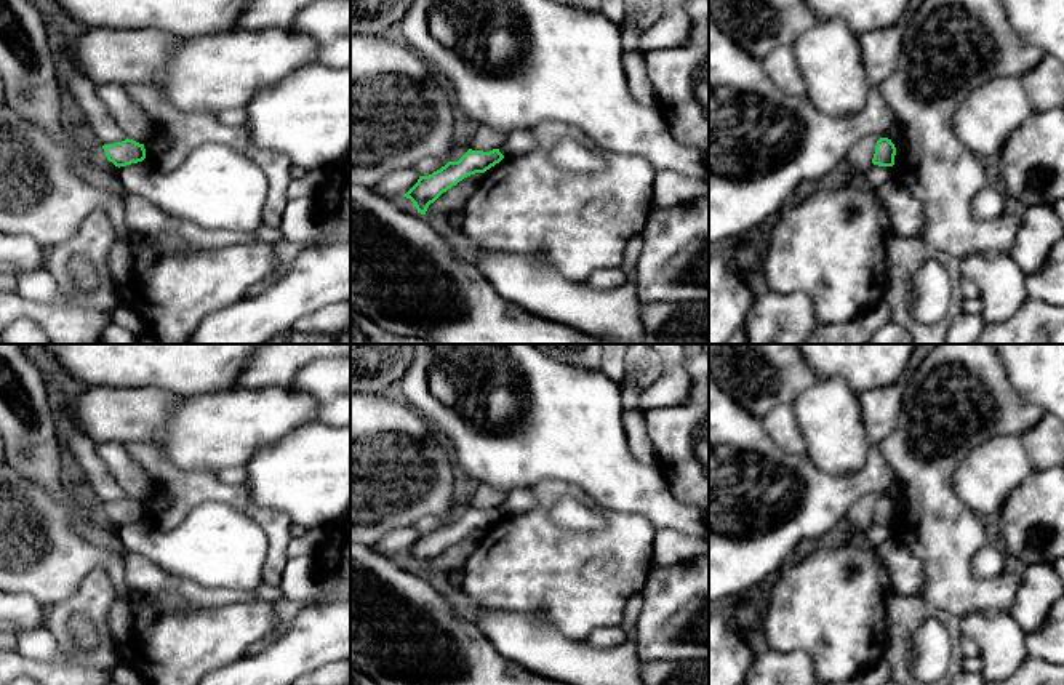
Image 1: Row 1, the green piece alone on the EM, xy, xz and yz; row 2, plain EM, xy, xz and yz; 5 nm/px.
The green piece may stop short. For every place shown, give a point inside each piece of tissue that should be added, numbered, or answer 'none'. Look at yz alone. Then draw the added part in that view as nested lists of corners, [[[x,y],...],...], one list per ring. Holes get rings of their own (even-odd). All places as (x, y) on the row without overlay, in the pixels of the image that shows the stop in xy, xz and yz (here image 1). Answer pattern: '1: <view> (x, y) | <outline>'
none

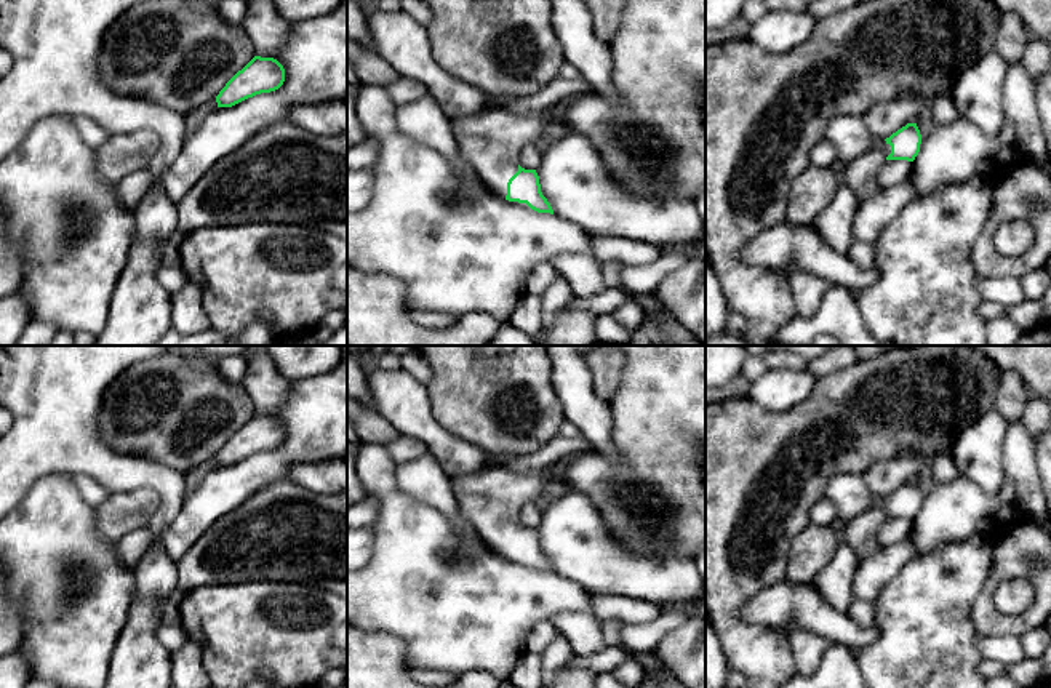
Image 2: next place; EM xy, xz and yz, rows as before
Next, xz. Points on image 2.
1: xz (490, 498) | [[[561,462],[539,470],[493,466],[451,475],[451,488],[462,518],[490,549],[506,557],[520,509],[545,499],[549,485],[560,477]]]

